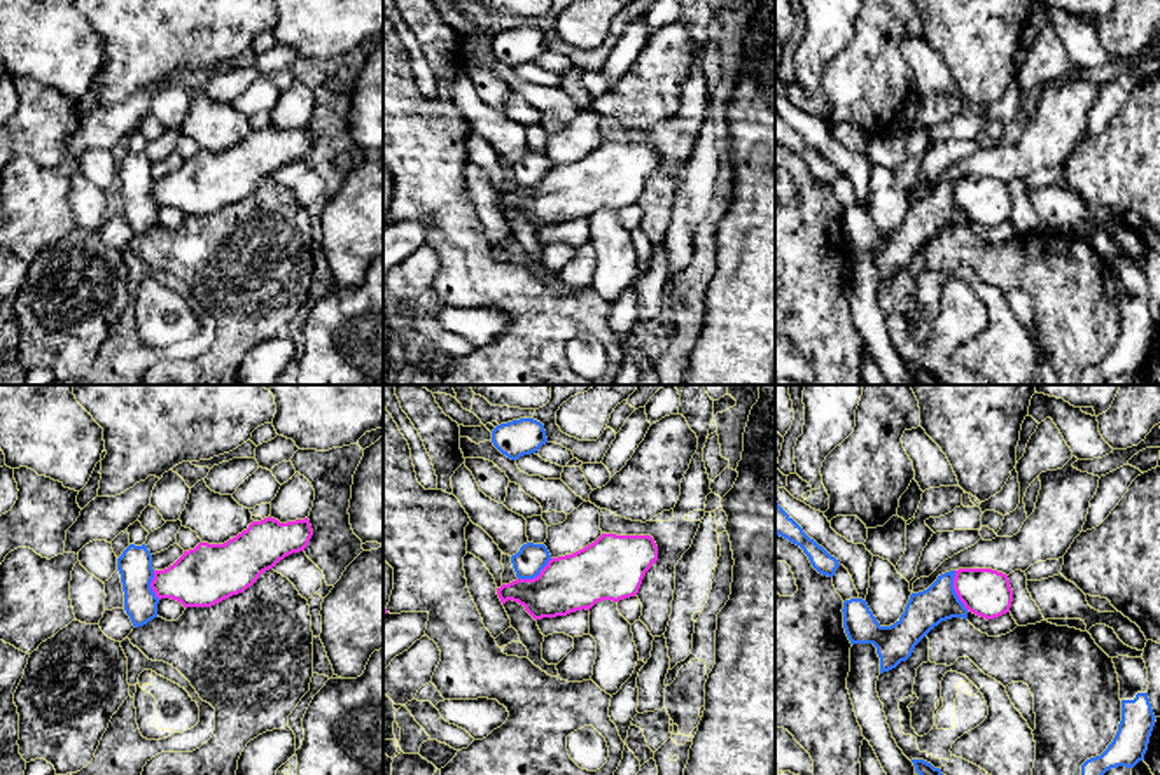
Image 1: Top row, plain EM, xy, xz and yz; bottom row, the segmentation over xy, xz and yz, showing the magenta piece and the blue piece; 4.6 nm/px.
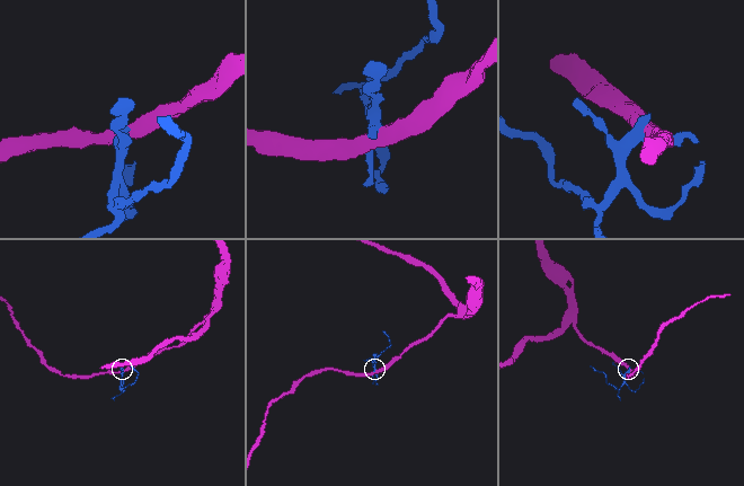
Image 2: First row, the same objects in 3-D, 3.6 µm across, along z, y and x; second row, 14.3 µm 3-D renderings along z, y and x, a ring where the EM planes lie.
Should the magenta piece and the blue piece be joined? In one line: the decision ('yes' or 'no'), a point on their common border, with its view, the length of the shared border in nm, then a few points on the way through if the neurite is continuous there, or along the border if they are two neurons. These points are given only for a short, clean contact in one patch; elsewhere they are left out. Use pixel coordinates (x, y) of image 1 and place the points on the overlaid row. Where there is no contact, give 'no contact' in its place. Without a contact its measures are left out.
no; meets magenta in yz at (954, 588); contact 200 nm long; border along yz (954, 571), (954, 592), (968, 609)

